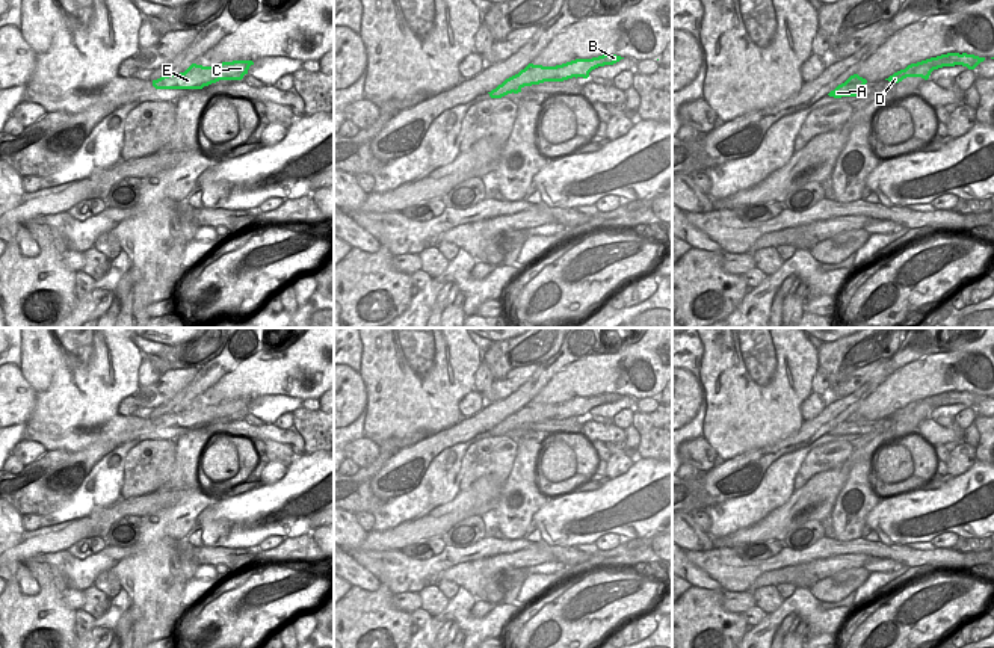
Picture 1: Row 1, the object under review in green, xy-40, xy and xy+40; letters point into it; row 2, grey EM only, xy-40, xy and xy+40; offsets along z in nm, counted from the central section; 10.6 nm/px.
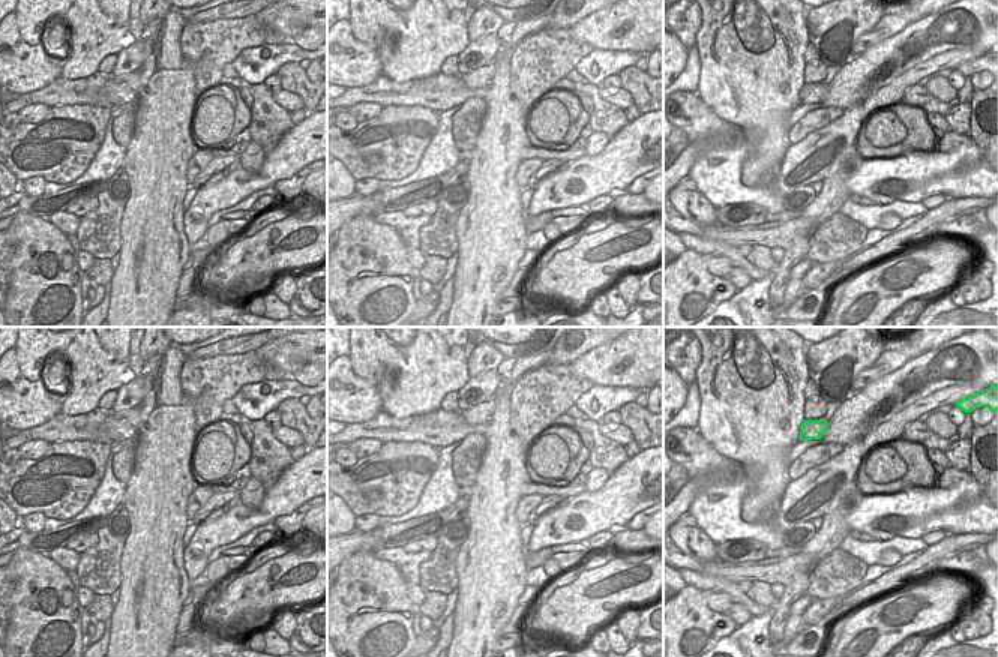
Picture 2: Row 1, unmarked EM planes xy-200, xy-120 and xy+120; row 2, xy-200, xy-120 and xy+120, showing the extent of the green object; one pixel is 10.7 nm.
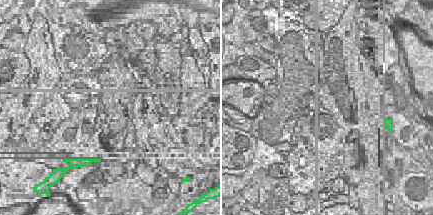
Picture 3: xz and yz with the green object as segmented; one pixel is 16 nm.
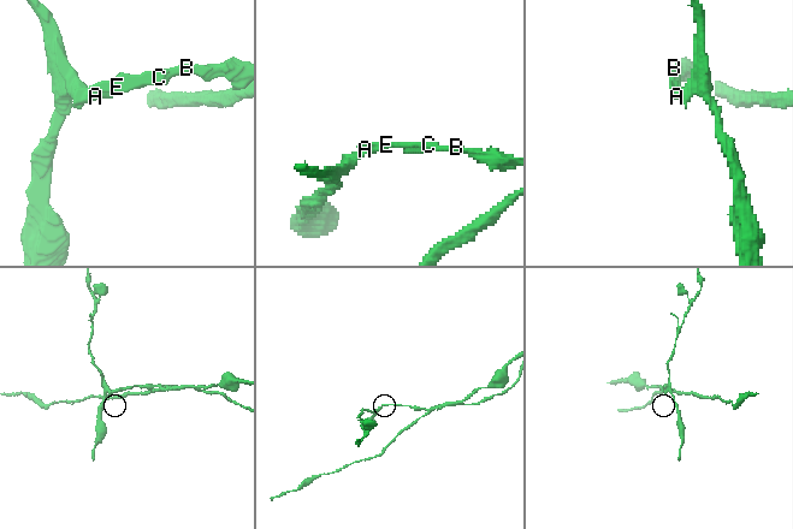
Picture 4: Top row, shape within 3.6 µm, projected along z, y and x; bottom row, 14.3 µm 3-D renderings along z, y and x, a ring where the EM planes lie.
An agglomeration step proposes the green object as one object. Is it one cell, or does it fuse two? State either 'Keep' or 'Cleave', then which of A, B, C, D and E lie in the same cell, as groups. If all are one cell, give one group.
Cleave. Groups: A / B C D E.

